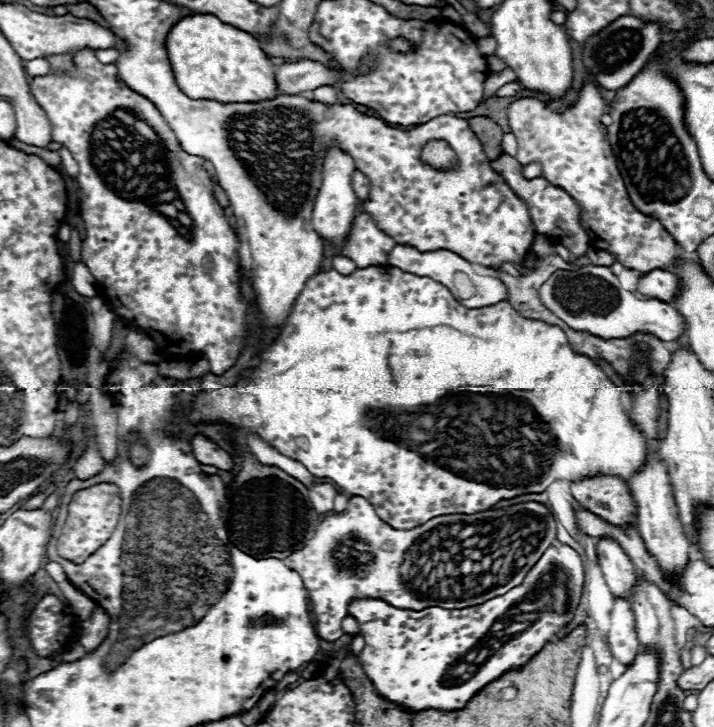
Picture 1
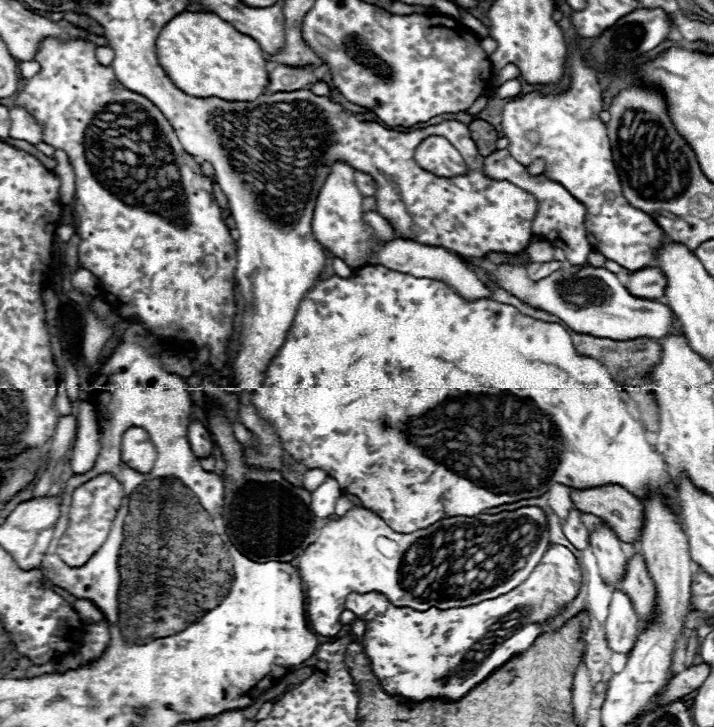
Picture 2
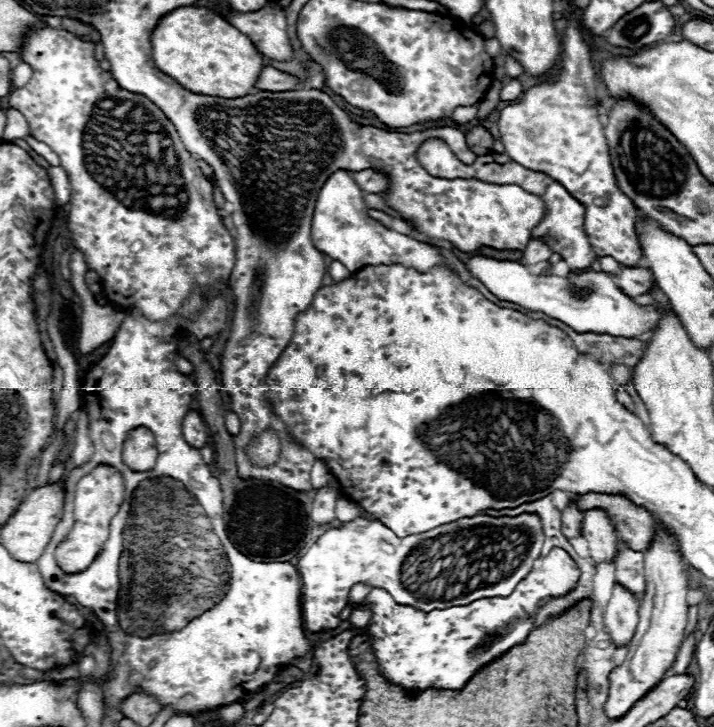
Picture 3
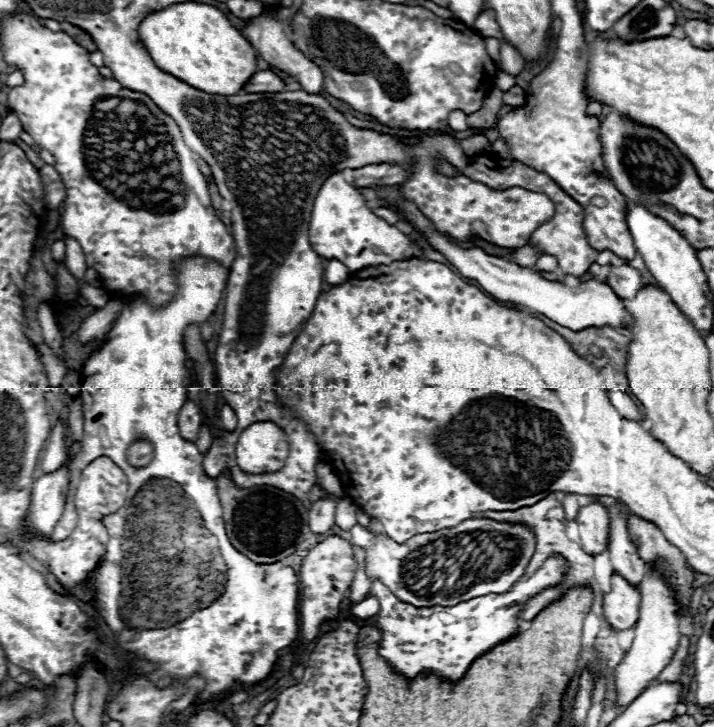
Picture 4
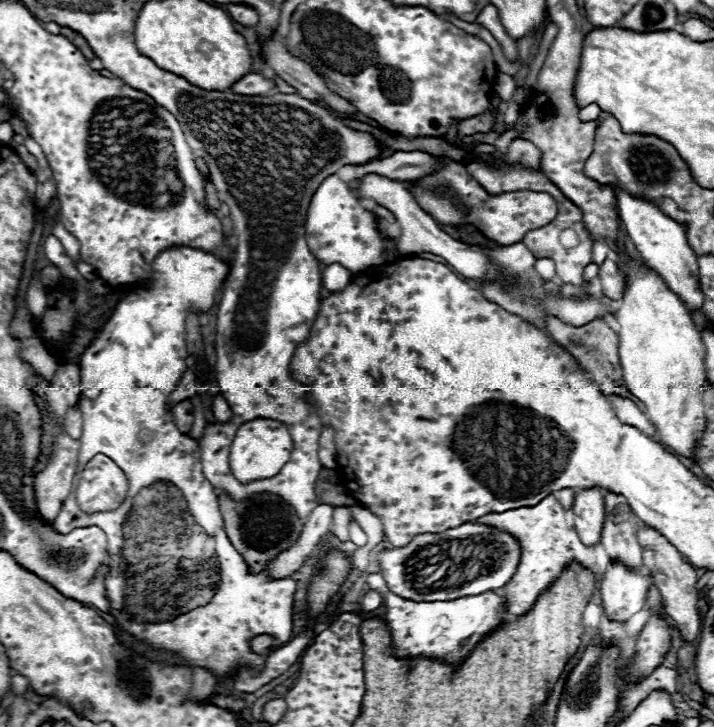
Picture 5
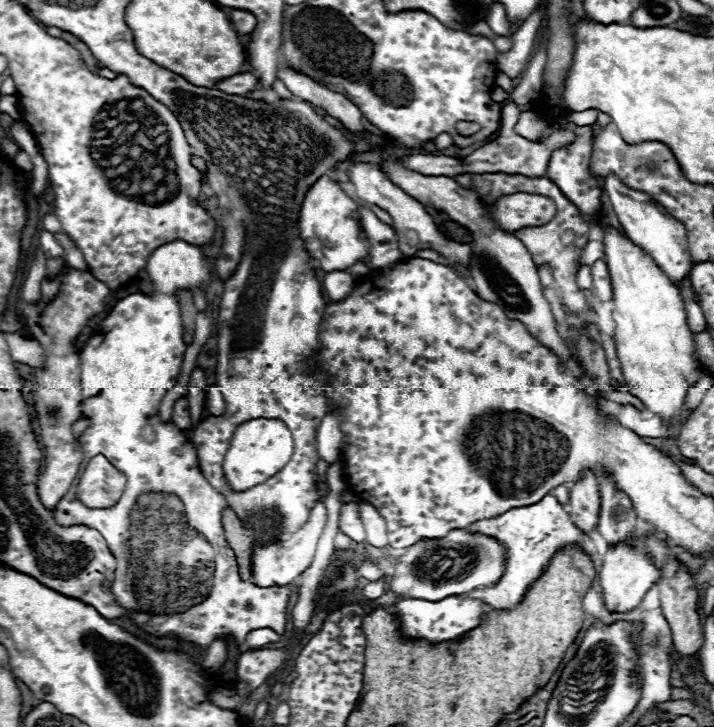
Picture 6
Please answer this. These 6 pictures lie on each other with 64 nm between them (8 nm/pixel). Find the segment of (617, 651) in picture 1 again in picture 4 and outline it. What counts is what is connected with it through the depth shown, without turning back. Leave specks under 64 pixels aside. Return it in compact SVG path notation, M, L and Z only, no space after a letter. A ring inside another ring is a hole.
M614 572L610 578L610 590L602 598L606 620L618 630L630 628L638 620L640 600L640 586L632 586L626 578Z

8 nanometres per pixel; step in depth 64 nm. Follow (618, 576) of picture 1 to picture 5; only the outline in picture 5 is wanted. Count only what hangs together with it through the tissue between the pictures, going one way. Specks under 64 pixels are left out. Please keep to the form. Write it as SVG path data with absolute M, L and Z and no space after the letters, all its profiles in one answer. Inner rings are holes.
M592 486L574 492L574 526L584 544L594 544L600 540L604 524L604 490Z

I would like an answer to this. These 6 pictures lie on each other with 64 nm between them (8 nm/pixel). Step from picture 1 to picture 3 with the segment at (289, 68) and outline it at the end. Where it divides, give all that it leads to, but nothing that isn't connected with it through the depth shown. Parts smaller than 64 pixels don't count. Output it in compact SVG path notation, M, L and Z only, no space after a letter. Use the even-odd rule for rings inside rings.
M266 66L260 72L260 78L256 82L256 90L266 90L266 92L286 92L286 90L294 90L296 86L298 86L298 78L288 76L270 66Z

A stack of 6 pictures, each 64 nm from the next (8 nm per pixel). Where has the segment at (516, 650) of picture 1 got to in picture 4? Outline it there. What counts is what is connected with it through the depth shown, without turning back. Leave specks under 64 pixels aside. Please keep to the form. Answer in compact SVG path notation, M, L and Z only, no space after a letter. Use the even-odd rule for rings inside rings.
M550 558L530 580L522 580L506 594L486 594L454 606L412 606L400 602L380 580L372 580L370 594L378 598L380 610L376 614L376 626L384 632L378 654L382 654L398 672L406 676L416 676L422 670L432 670L450 680L464 676L468 666L488 648L506 640L518 630L516 614L522 608L522 602L536 594L538 590L560 584L560 560L556 564Z

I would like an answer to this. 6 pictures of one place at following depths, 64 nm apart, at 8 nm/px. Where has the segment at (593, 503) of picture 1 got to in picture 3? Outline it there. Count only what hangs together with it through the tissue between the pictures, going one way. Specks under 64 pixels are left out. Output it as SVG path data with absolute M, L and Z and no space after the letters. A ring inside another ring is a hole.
M584 494L576 504L580 510L604 508L618 536L636 552L646 552L656 538L656 520L644 508L634 506L620 494Z

